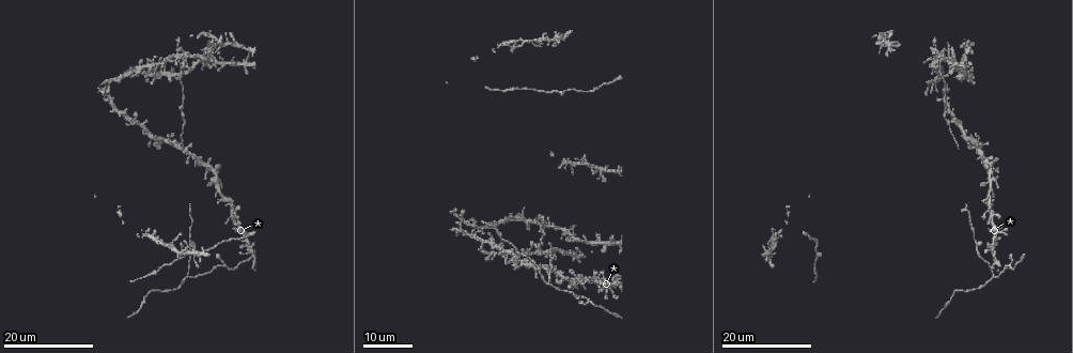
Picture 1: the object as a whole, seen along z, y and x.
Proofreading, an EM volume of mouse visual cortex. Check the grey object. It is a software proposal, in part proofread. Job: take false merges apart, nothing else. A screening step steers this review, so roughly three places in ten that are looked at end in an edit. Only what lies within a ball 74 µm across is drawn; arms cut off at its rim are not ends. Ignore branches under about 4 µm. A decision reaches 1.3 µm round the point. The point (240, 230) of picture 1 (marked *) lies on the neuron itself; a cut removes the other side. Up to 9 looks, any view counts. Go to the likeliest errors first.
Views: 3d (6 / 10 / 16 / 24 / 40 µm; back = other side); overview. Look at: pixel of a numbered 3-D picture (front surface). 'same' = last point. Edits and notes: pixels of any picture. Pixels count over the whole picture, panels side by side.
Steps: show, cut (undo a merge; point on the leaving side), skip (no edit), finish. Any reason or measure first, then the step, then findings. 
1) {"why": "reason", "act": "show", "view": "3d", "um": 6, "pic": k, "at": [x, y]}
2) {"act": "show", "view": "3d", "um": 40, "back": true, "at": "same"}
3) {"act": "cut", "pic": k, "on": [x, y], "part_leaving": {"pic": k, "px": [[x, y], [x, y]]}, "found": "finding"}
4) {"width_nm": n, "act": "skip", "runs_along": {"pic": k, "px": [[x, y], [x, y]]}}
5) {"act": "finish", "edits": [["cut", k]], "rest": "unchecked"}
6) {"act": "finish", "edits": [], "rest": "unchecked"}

{"why": "small branch off a trunk", "act": "show", "view": "3d", "um": 24, "pic": 1, "at": [179, 60]}

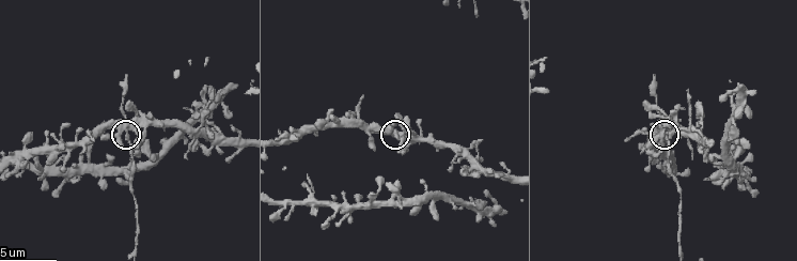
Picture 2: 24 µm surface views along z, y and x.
{"act": "show", "view": "3d", "um": 6, "pic": 2, "at": [126, 135]}

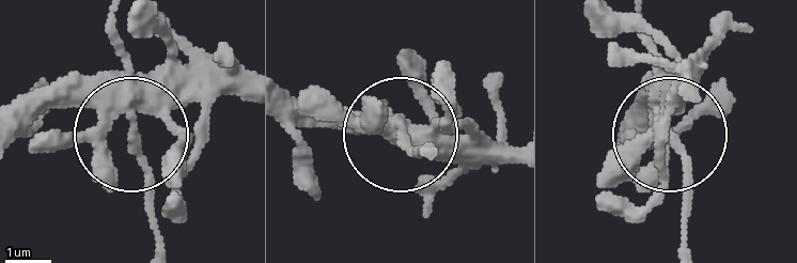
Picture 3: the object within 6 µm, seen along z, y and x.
{"side_arm_um": 23, "act": "skip", "runs_along": {"pic": 3, "px": [[21, 137], [125, 134], [147, 172], [156, 241]]}, "found": "one neuron here"}

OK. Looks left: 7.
{"why": "calibre changes", "act": "show", "view": "3d", "um": 24, "pic": 1, "at": [565, 92]}

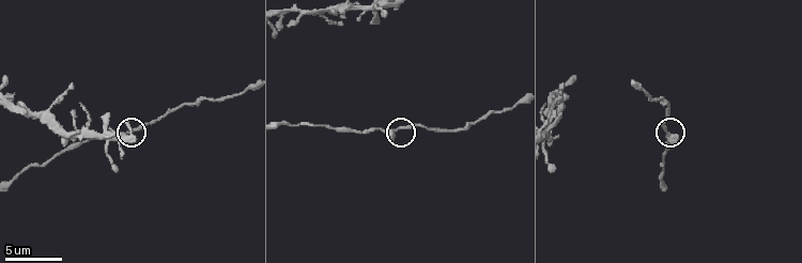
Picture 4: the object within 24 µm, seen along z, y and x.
{"why": "zoom in", "act": "show", "view": "3d", "um": 6, "pic": 4, "at": [666, 128]}

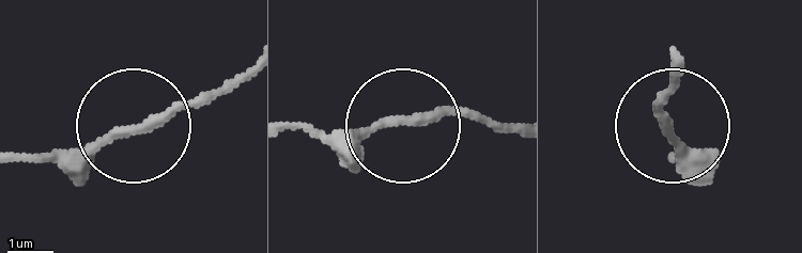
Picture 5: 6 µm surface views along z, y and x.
{"width_nm": 210, "act": "skip", "runs_along": {"pic": 5, "px": [[296, 133], [458, 110], [514, 122]]}, "found": "all the same neuron"}

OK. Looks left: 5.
{"why": "three arms meet", "act": "show", "view": "3d", "um": 24, "pic": 1, "at": [993, 277]}

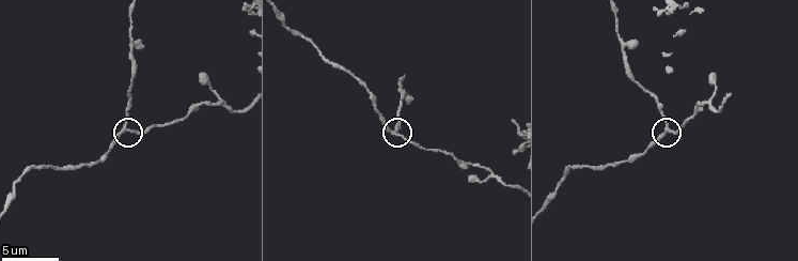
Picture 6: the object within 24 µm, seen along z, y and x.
{"act": "show", "view": "3d", "um": 10, "pic": 6, "at": [125, 129]}

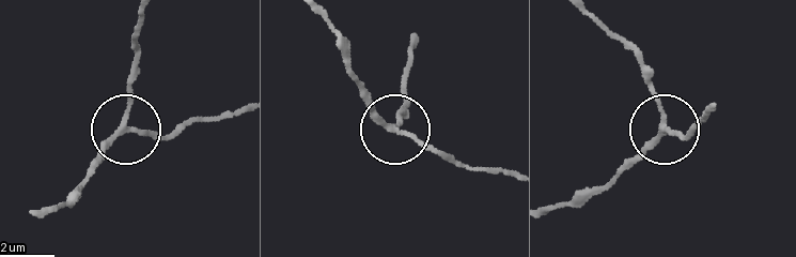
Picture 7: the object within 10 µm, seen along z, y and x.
{"act": "skip", "found": "one neuron here"}

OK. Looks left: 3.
{"why": "three arms meet", "act": "show", "view": "3d", "um": 16, "pic": 6, "at": [621, 37]}

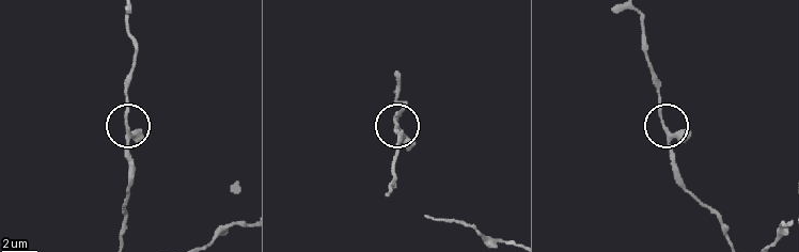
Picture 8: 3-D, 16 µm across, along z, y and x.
{"act": "show", "view": "3d", "um": 16, "back": true, "pic": 8, "at": [664, 127]}

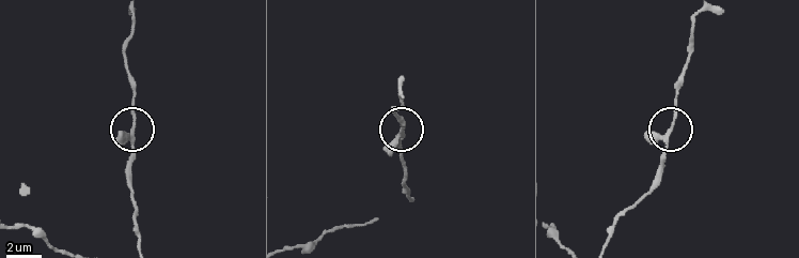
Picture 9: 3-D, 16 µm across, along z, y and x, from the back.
{"arms": 3, "act": "skip", "found": "one neuron here"}

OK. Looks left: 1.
{"act": "finish", "edits": [], "rest": "unchecked"}

